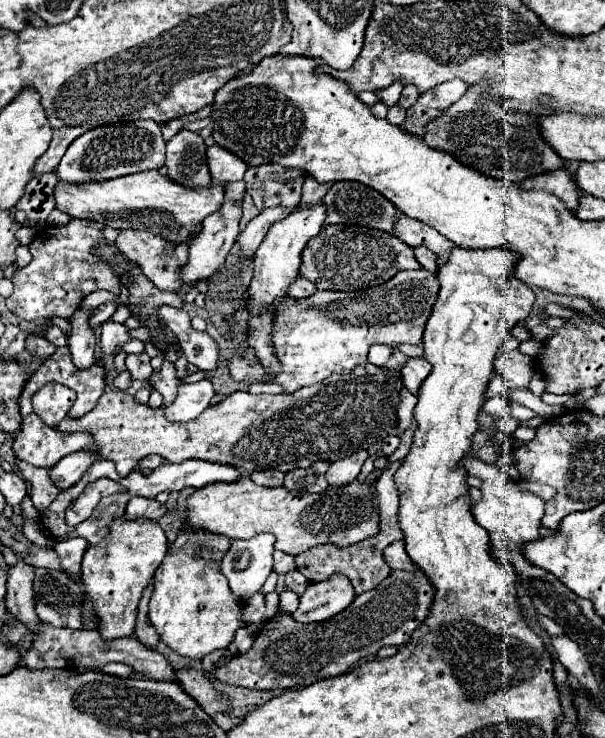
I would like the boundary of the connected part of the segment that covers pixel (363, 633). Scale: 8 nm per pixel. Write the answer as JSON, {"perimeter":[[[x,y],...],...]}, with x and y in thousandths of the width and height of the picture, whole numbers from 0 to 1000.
{"perimeter":[[[648,772],[618,799],[588,808],[579,824],[539,843],[493,846],[479,832],[456,832],[453,840],[436,846],[420,875],[407,886],[387,889],[377,900],[357,905],[354,916],[370,927],[403,932],[479,935],[572,913],[592,894],[621,889],[635,875],[664,878],[674,873],[681,856],[707,835],[714,810],[717,797],[704,783],[698,783],[698,791],[674,794],[674,775]]]}

